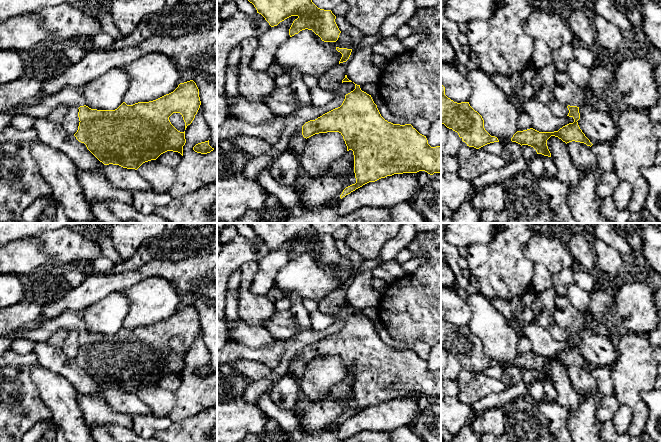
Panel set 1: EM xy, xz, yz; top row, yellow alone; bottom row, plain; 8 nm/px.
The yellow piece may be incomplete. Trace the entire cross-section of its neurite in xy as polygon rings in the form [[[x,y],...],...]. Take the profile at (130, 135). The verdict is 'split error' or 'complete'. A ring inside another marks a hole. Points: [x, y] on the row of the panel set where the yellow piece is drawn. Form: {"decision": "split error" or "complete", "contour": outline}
{"decision": "split error", "contour": [[[19,78],[13,82],[0,84],[0,112],[11,111],[19,106],[24,114],[34,118],[47,117],[60,105],[79,109],[79,126],[74,134],[87,149],[104,165],[119,165],[137,170],[143,163],[156,160],[167,151],[178,152],[183,156],[186,143],[185,131],[178,131],[170,122],[173,113],[180,113],[185,122],[185,130],[197,114],[201,101],[199,89],[193,80],[180,83],[171,93],[149,102],[127,105],[123,102],[115,110],[97,110],[86,106],[83,86],[67,86],[57,93],[42,95],[43,78]]]}

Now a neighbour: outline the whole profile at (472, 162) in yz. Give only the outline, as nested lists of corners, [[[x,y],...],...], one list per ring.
[[[461,146],[457,152],[458,172],[464,180],[471,181],[493,169],[500,169],[508,163],[500,155],[469,146]]]

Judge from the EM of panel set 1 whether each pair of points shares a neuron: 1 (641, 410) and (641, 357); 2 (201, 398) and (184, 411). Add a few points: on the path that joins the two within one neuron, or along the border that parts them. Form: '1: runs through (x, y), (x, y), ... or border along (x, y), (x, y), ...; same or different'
1: runs through (635, 397), (635, 370); same
2: runs through (197, 398), (188, 407); same

